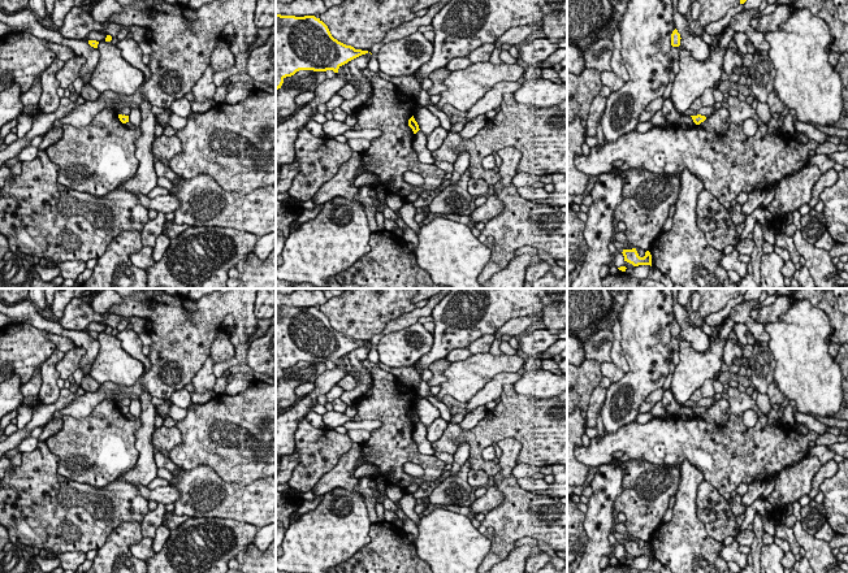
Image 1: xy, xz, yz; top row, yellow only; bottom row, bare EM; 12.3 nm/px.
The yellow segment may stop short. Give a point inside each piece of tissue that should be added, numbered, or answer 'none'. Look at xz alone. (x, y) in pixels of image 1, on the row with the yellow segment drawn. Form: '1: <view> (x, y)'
none

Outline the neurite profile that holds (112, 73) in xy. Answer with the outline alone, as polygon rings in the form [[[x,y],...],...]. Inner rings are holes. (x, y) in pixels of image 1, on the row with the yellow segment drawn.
[[[99,42],[99,61],[90,84],[99,92],[116,92],[133,95],[144,83],[144,74],[130,65],[121,53],[121,49],[111,42]]]

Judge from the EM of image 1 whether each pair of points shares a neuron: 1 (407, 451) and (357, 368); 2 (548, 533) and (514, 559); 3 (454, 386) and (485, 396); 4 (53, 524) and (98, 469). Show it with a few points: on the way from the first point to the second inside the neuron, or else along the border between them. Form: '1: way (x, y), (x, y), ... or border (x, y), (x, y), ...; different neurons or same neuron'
1: border (367, 357), (362, 364), (371, 386), (351, 403); different neurons
2: border (515, 547), (503, 559); different neurons
3: border (498, 373), (466, 402); different neurons
4: border (57, 471), (94, 486), (116, 480); different neurons

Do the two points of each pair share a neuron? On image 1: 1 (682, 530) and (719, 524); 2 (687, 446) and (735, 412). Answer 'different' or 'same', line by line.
1: different
2: same

